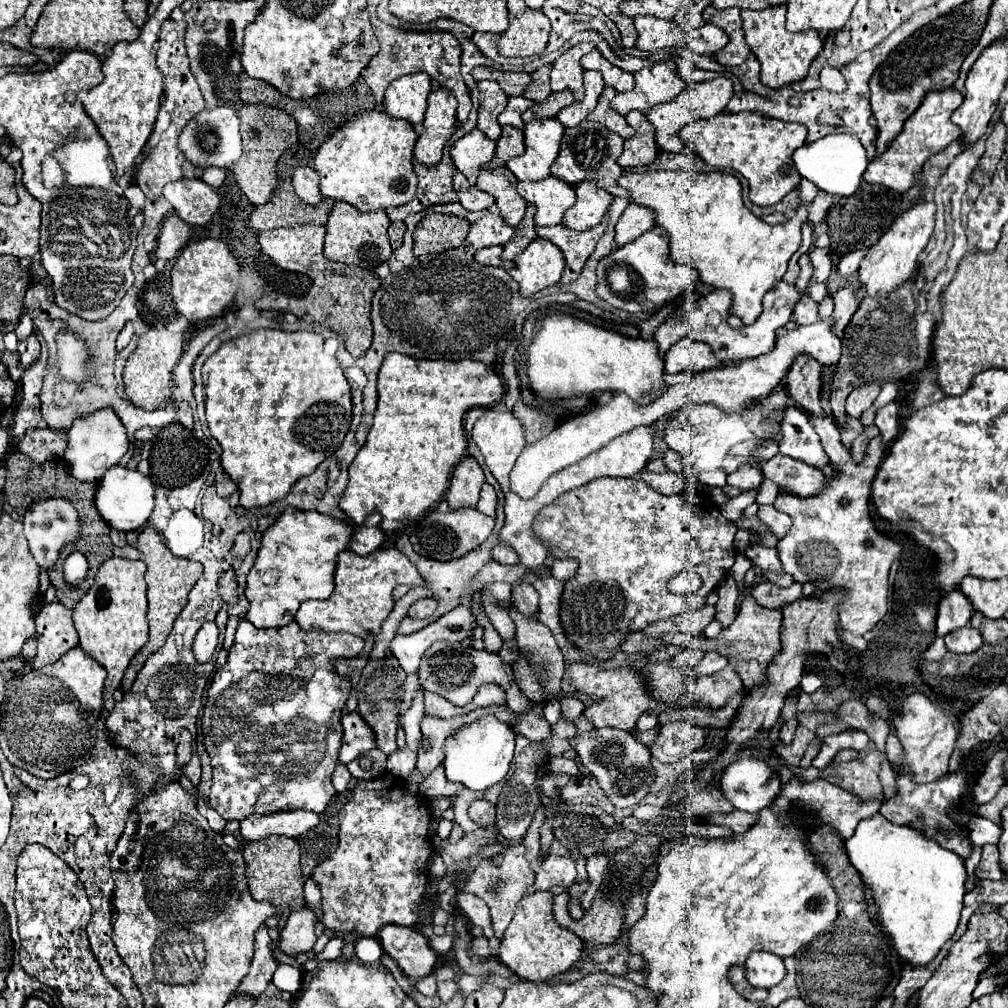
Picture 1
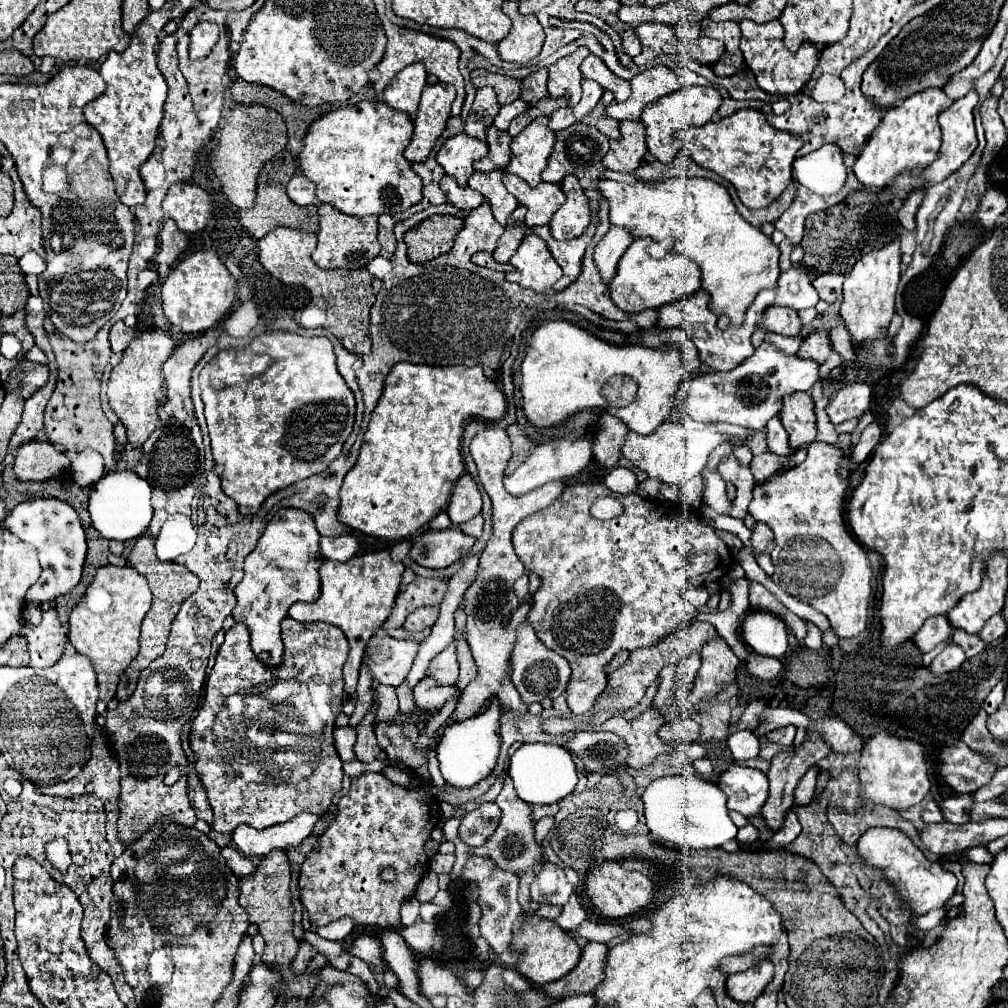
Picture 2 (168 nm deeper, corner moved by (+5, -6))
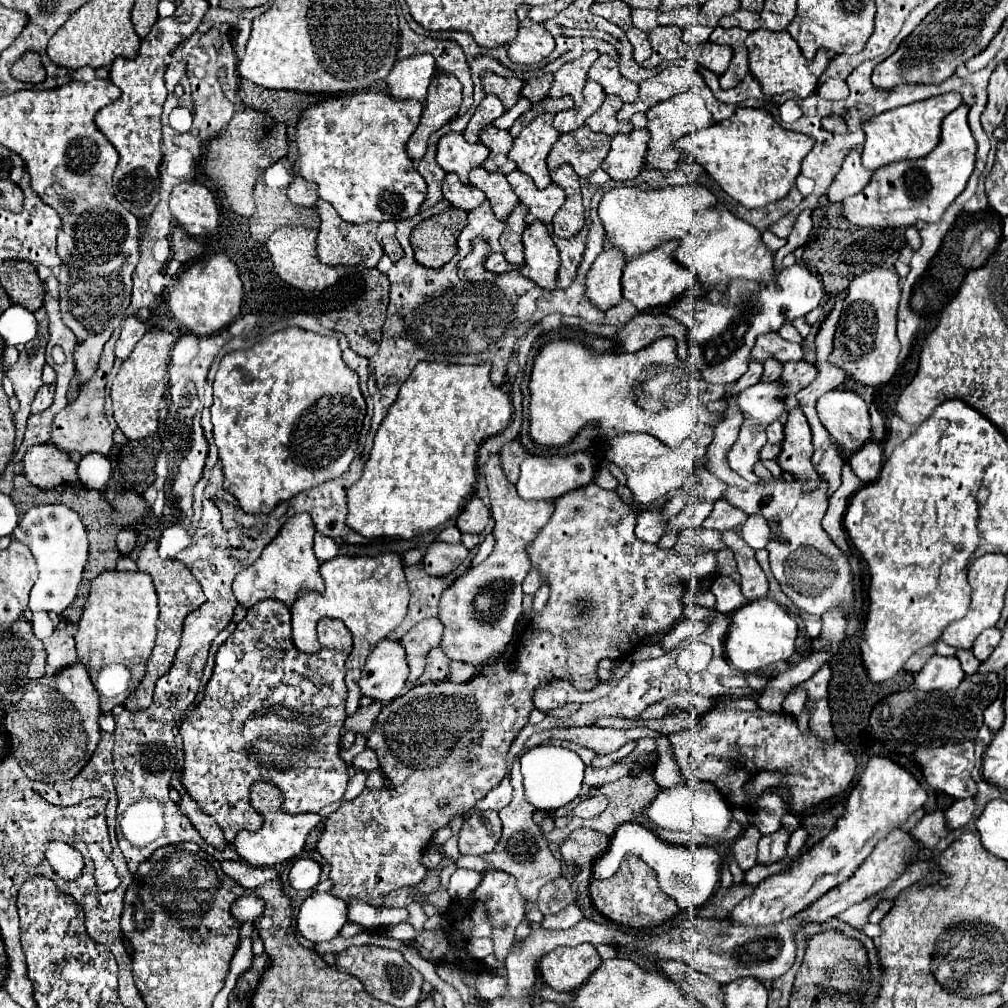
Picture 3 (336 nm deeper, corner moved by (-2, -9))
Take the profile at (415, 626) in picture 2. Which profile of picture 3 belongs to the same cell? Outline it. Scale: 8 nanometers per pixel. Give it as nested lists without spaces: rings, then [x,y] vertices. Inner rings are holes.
[[[433,617],[417,623],[411,631],[407,631],[401,637],[401,645],[405,647],[407,663],[411,669],[407,677],[409,683],[415,683],[423,675],[425,657],[433,647],[439,647],[441,633],[443,633],[443,623],[437,617]]]

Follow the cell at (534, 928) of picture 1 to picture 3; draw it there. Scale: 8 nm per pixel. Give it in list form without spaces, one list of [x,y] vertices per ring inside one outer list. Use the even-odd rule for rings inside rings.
[[[591,943],[577,947],[557,947],[539,961],[543,981],[555,991],[573,991],[583,985],[591,971],[601,965],[601,957]]]

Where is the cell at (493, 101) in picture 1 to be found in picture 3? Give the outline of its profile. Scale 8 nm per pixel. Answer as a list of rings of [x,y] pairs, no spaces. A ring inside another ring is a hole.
[[[487,95],[487,97],[479,103],[477,111],[473,113],[473,117],[469,119],[469,123],[467,123],[465,131],[463,131],[463,137],[465,137],[469,143],[477,143],[477,141],[479,141],[479,131],[481,131],[481,127],[493,123],[493,121],[495,121],[497,117],[501,117],[503,113],[505,113],[505,109],[503,109],[501,101],[499,101],[497,97],[493,97],[493,95]]]

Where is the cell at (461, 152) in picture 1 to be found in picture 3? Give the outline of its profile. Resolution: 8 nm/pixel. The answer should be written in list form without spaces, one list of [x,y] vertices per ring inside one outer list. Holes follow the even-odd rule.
[[[447,133],[437,143],[437,163],[443,171],[455,173],[463,183],[469,183],[469,171],[479,167],[487,155],[489,149],[483,143],[467,143],[461,133]]]

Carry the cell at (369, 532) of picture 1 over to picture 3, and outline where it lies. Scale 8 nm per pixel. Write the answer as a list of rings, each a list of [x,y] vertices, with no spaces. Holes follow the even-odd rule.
[[[315,533],[315,547],[313,549],[315,549],[315,555],[319,557],[319,563],[325,563],[325,561],[339,555],[337,543],[331,537],[325,537],[321,533]]]

